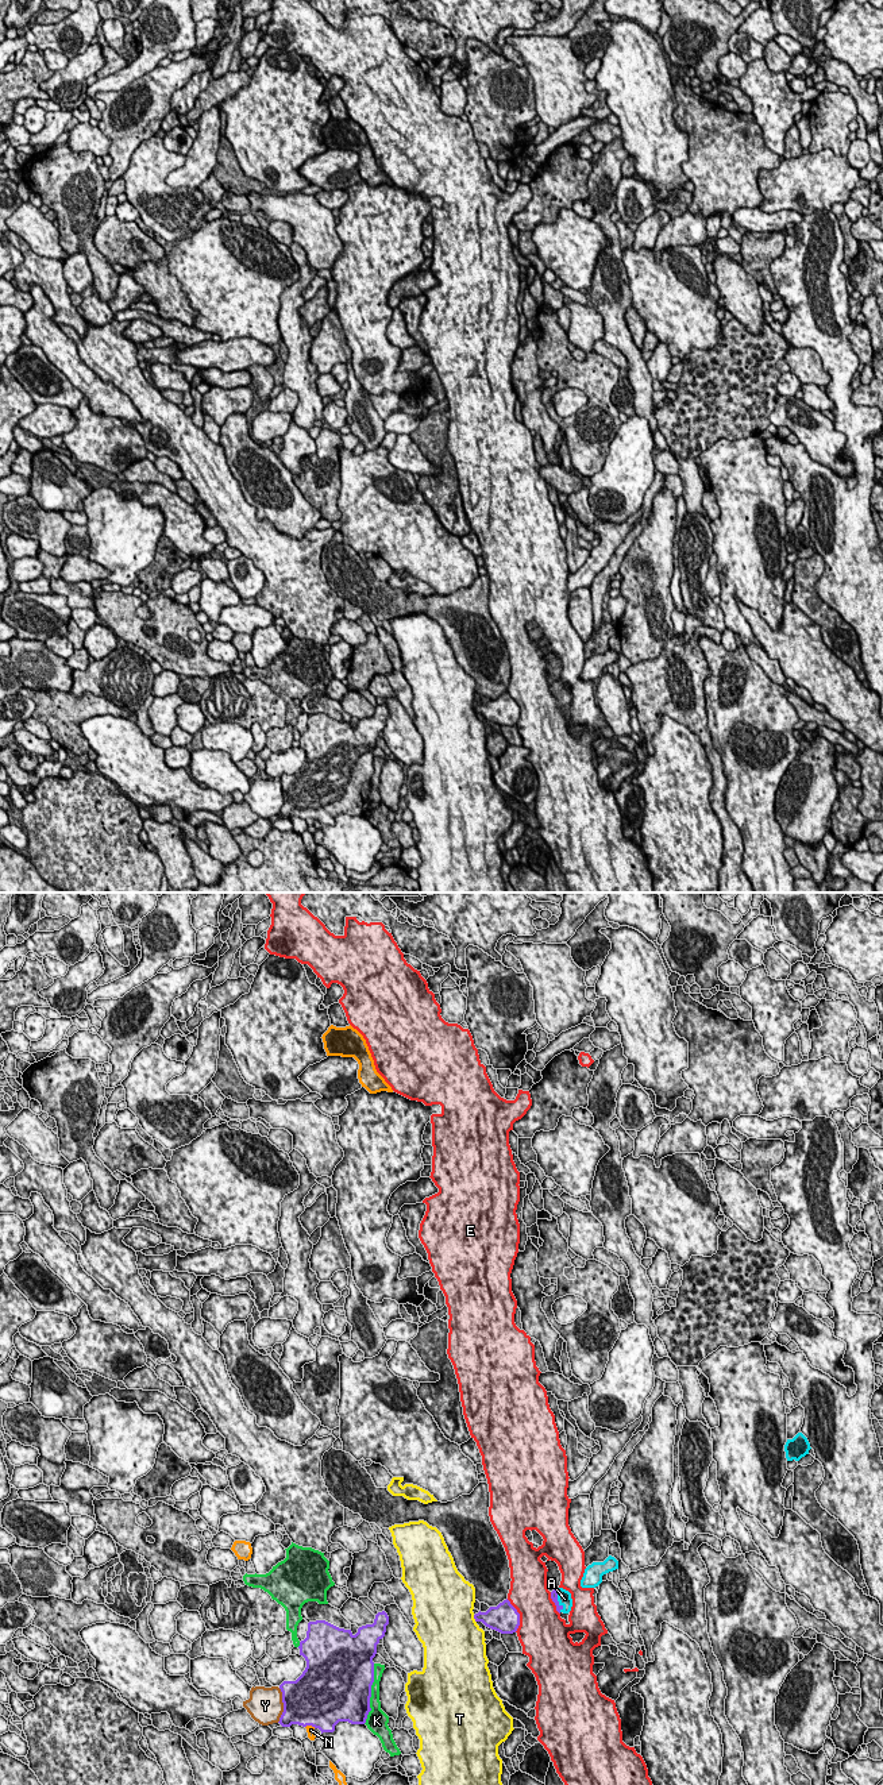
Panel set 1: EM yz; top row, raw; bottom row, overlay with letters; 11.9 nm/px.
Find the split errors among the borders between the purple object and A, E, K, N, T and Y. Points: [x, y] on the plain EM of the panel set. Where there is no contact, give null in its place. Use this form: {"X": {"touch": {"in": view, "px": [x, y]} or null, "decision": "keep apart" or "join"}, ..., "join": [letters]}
{"A": {"touch": {"in": "yz", "px": [556, 693]}, "decision": "join"}, "E": {"touch": {"in": "yz", "px": [519, 708]}, "decision": "keep apart"}, "K": {"touch": {"in": "yz", "px": [370, 786]}, "decision": "keep apart"}, "N": {"touch": {"in": "yz", "px": [311, 817]}, "decision": "keep apart"}, "T": {"touch": {"in": "yz", "px": [474, 710]}, "decision": "keep apart"}, "Y": {"touch": {"in": "yz", "px": [284, 798]}, "decision": "keep apart"}, "join": ["A"]}

